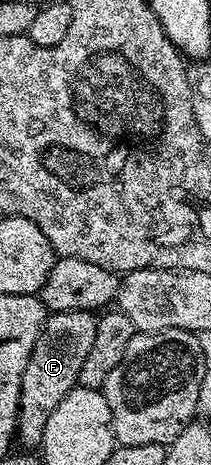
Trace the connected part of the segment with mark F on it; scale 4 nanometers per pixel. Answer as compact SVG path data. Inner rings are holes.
M58 311L45 318L44 327L30 353L30 361L26 361L26 369L22 373L16 435L19 442L21 439L28 446L25 448L36 449L43 444L50 413L54 413L54 409L58 409L58 401L62 401L62 397L79 384L82 361L86 361L86 353L90 353L90 345L94 345L96 321L97 316L90 311Z

